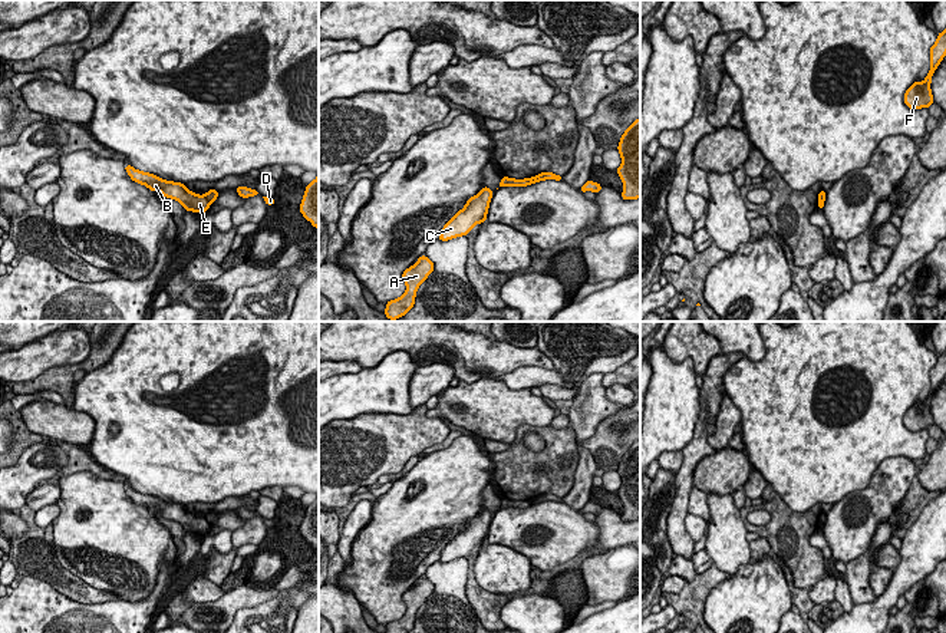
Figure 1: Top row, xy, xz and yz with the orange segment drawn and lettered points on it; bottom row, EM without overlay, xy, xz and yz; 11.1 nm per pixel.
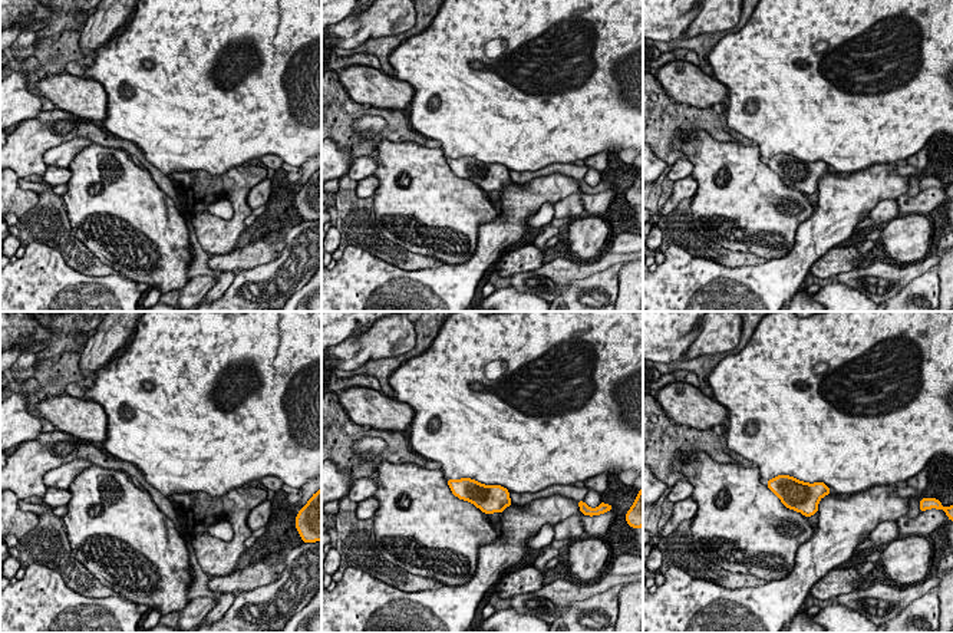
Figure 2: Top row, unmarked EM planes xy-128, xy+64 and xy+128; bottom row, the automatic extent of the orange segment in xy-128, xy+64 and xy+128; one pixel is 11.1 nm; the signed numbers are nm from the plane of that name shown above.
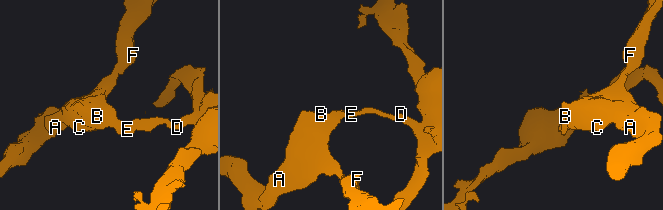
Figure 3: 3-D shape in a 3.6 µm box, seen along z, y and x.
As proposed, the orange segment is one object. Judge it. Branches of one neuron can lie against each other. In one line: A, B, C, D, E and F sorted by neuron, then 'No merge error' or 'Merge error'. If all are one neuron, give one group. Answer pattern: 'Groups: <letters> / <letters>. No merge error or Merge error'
Groups: A B C E F / D. Merge error

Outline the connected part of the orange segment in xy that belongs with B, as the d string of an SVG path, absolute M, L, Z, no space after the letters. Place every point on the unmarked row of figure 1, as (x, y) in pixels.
M129 485L125 488L125 492L132 502L148 508L151 512L159 512L167 520L181 524L185 533L205 534L211 527L204 517L187 511L181 504L165 502L154 495L138 492Z

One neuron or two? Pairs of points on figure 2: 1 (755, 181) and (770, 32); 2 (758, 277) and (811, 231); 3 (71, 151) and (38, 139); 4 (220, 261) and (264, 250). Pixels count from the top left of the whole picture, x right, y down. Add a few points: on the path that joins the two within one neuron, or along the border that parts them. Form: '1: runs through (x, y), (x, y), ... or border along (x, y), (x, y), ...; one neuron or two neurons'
1: border along (758, 145), (759, 155), (765, 162); two neurons
2: runs through (774, 277), (807, 247); one neuron
3: border along (76, 137), (49, 148), (43, 155), (43, 162); two neurons
4: runs through (231, 260), (253, 254); one neuron

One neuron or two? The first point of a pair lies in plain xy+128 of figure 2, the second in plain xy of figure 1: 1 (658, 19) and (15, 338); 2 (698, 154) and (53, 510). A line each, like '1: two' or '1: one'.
1: one
2: two

